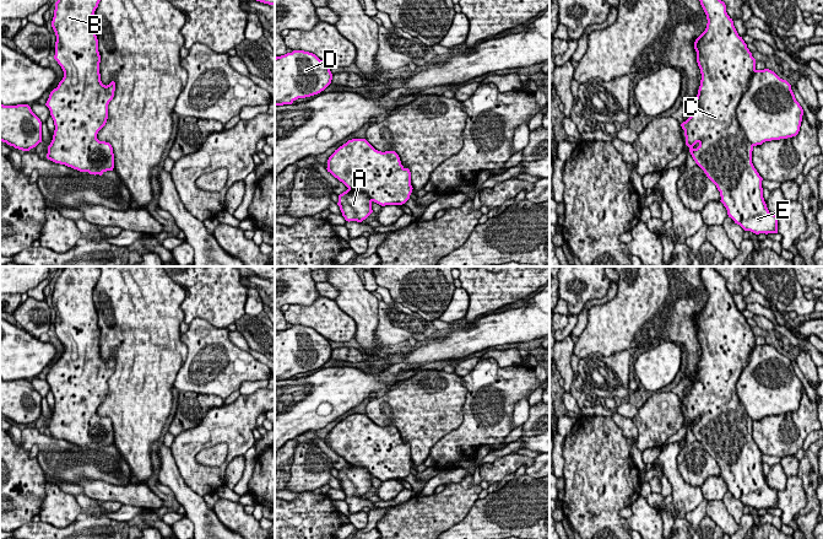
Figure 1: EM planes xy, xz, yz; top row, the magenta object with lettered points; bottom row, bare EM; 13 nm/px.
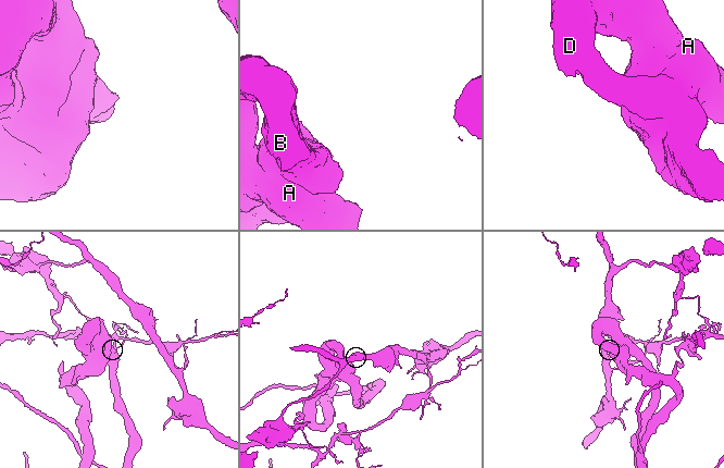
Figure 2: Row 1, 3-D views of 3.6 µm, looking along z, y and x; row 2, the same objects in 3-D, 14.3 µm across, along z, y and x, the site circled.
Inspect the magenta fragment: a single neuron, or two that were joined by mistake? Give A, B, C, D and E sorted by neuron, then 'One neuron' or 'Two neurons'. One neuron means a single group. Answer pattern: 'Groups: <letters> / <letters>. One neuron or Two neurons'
Groups: A B C D E. One neuron

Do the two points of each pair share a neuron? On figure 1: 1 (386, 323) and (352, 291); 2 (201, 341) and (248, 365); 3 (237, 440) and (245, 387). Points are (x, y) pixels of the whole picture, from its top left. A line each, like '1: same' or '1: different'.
1: different
2: same
3: different

